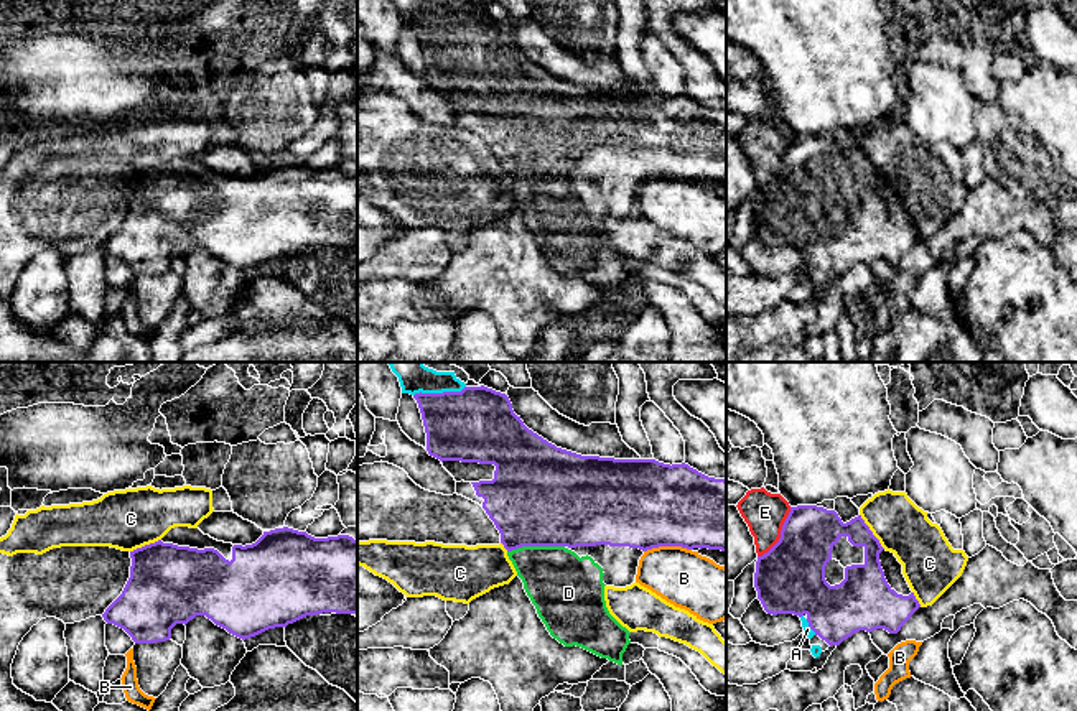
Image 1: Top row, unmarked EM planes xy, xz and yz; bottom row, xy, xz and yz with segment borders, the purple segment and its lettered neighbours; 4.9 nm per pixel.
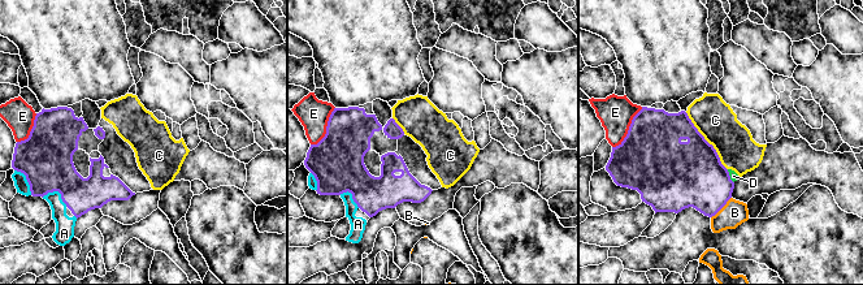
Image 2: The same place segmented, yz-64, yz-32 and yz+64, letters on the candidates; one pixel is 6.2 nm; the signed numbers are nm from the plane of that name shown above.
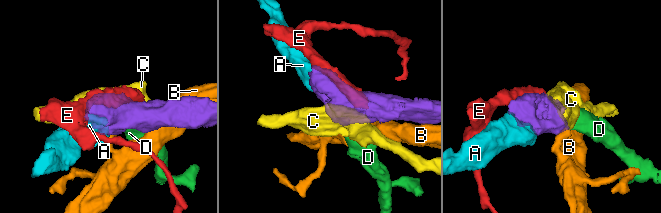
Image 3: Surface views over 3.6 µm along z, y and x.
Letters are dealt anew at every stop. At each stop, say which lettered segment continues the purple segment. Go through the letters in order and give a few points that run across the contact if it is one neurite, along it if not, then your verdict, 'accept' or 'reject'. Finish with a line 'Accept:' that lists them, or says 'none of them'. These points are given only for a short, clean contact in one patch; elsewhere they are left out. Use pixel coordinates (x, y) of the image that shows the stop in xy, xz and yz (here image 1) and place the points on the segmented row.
A: accept
B: reject
C: reject
D: accept
E: reject
Accept: A, D

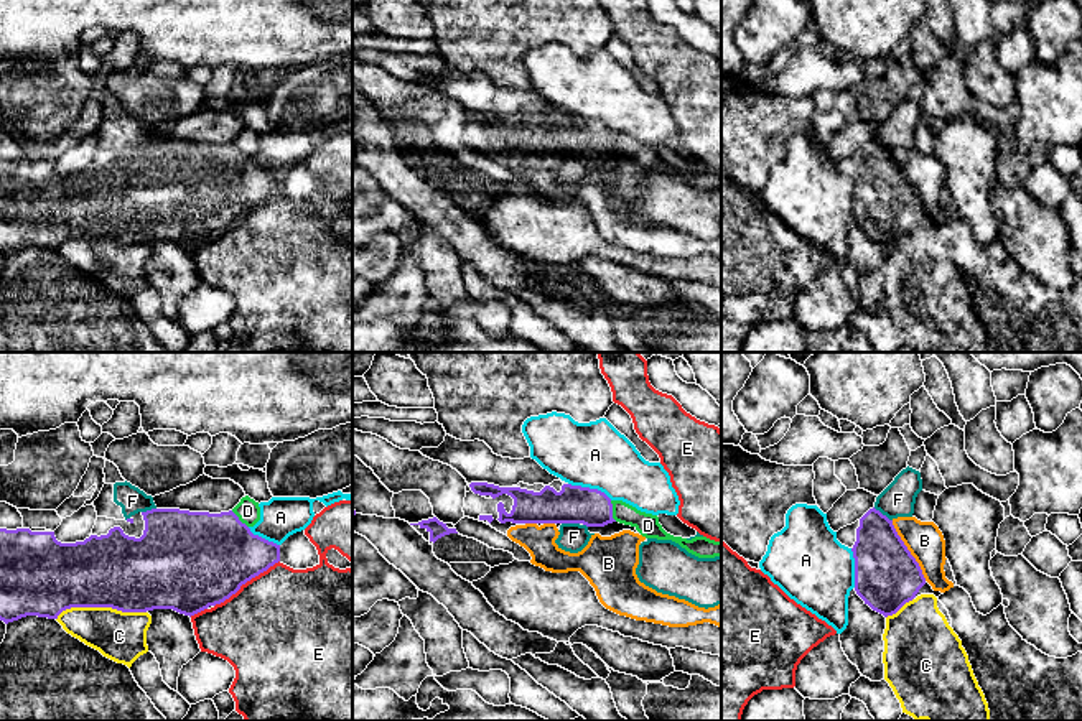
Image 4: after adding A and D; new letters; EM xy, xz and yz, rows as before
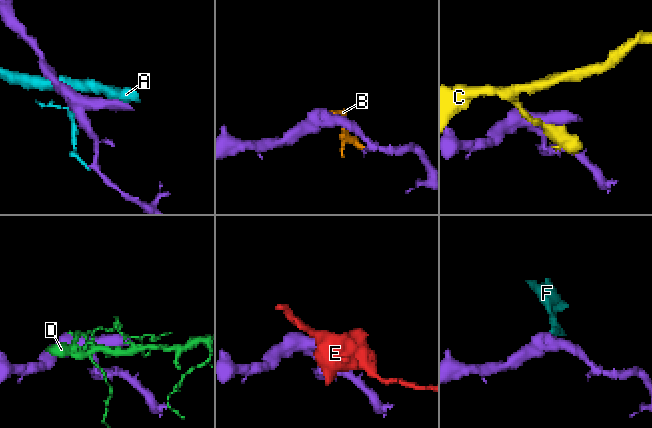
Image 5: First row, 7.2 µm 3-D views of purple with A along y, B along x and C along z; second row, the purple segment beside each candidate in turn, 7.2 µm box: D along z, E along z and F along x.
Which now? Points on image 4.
A: reject
B: accept
C: reject
D: xz (610, 501), (616, 520) | reject
E: reject
F: reject
Accept: B

